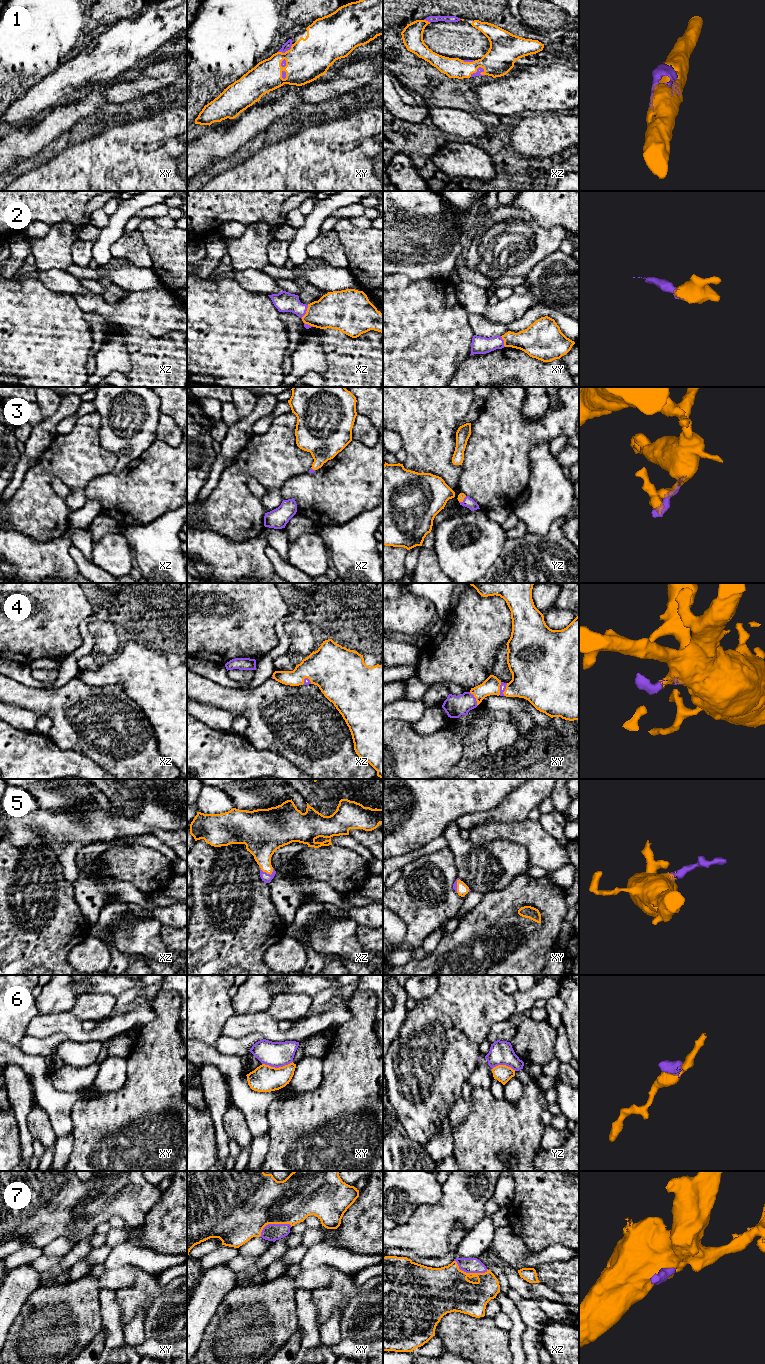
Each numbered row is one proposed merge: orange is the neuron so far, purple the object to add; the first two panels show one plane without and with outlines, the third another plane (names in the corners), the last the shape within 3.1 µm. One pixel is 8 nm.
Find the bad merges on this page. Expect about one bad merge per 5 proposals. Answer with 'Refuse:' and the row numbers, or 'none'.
Refuse: 6

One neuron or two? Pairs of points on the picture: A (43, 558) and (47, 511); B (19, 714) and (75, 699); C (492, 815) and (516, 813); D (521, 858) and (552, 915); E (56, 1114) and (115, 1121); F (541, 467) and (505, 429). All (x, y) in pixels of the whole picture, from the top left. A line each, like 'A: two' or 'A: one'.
A: two
B: two
C: one
D: two
E: two
F: two

